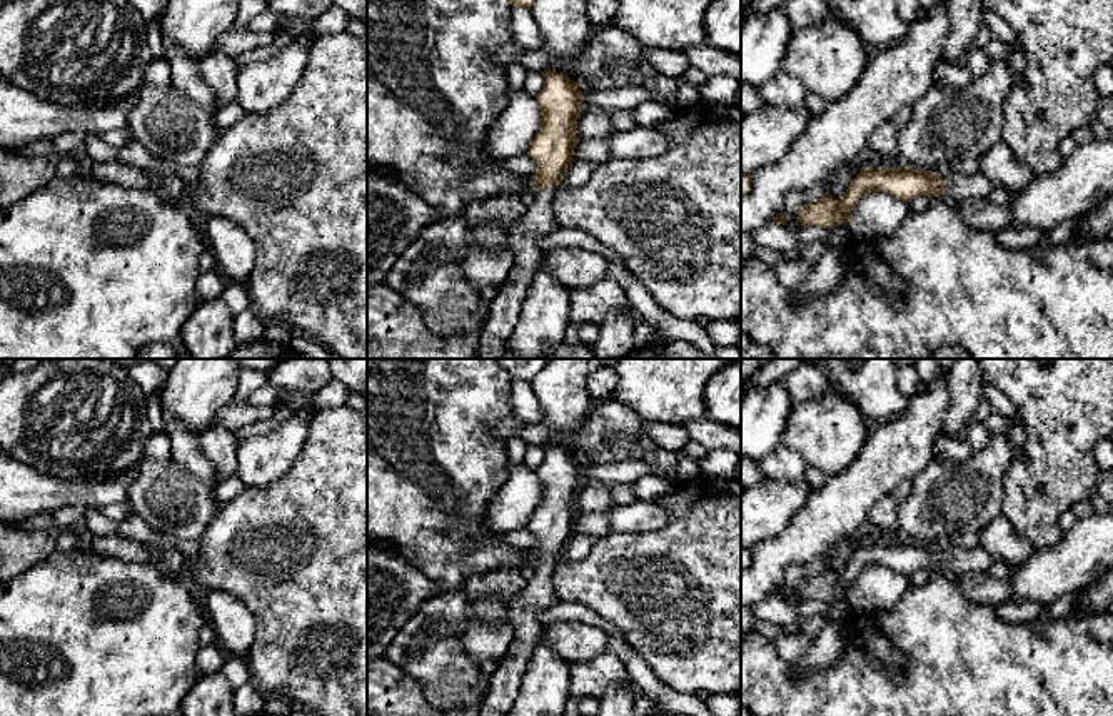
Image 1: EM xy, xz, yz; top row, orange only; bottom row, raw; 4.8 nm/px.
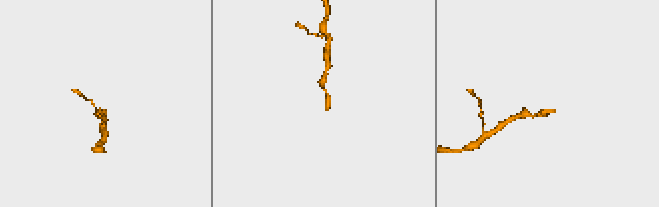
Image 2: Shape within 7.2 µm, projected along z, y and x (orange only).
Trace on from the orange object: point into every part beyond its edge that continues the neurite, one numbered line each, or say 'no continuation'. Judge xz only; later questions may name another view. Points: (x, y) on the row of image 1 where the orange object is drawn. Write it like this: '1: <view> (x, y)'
1: xz (538, 221)

